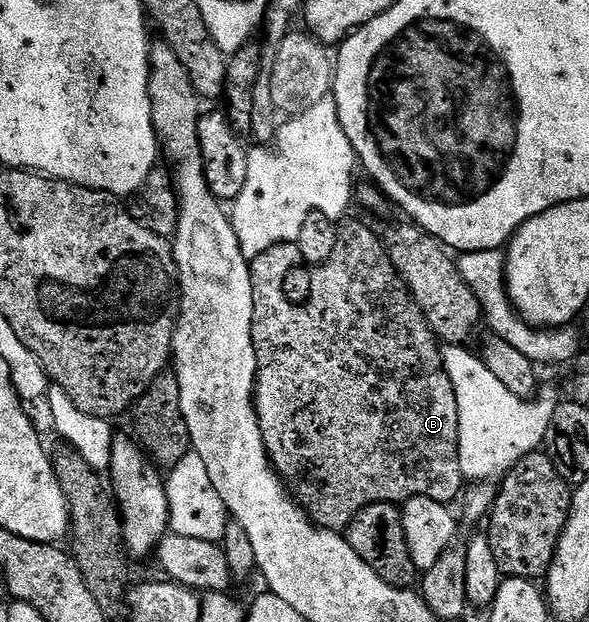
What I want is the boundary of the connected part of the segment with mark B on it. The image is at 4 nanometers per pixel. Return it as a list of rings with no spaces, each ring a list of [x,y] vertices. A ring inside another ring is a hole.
[[[348,219],[346,222],[338,225],[338,232],[336,234],[336,246],[333,249],[332,256],[318,267],[310,269],[311,277],[307,280],[308,292],[303,292],[299,296],[299,300],[287,300],[287,283],[295,276],[295,271],[304,263],[301,252],[296,243],[293,244],[278,244],[269,250],[265,250],[265,254],[261,254],[258,258],[250,261],[251,265],[251,281],[253,282],[253,330],[251,337],[253,338],[253,350],[257,358],[257,366],[259,371],[255,377],[255,413],[259,415],[259,429],[263,435],[263,444],[267,447],[267,454],[270,463],[276,469],[284,470],[288,468],[291,472],[299,472],[299,477],[295,480],[294,491],[297,493],[298,503],[301,505],[307,516],[314,522],[316,528],[328,528],[331,532],[342,533],[353,522],[353,518],[361,510],[365,510],[365,506],[370,504],[394,504],[396,506],[402,505],[404,502],[412,500],[420,496],[421,498],[429,498],[438,504],[450,505],[451,500],[458,501],[461,493],[465,488],[465,477],[461,470],[461,462],[459,461],[459,419],[457,418],[457,396],[453,390],[453,384],[449,382],[447,371],[443,368],[443,356],[441,353],[441,344],[437,339],[435,331],[429,326],[429,322],[425,318],[425,314],[421,310],[421,306],[417,306],[417,302],[411,296],[411,291],[405,286],[405,282],[399,276],[399,271],[393,266],[393,262],[387,253],[387,245],[367,224],[362,224],[359,220]]]

